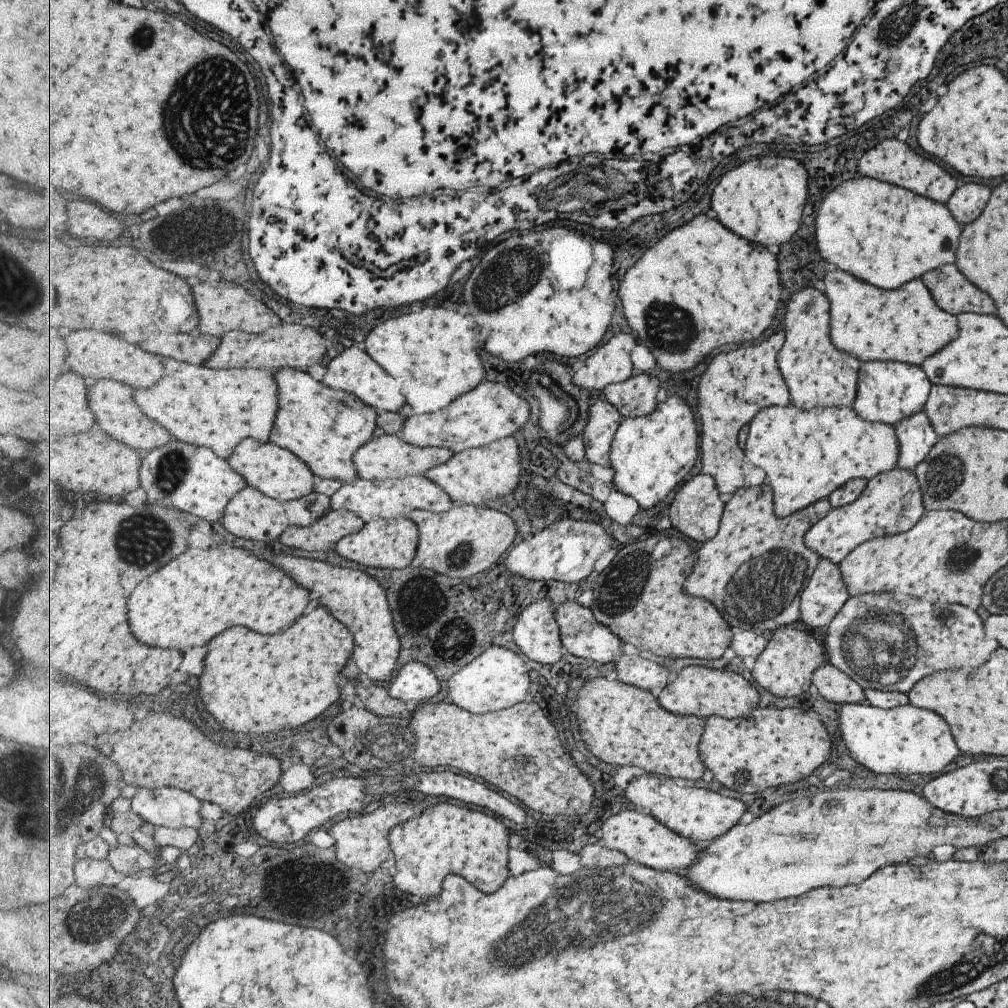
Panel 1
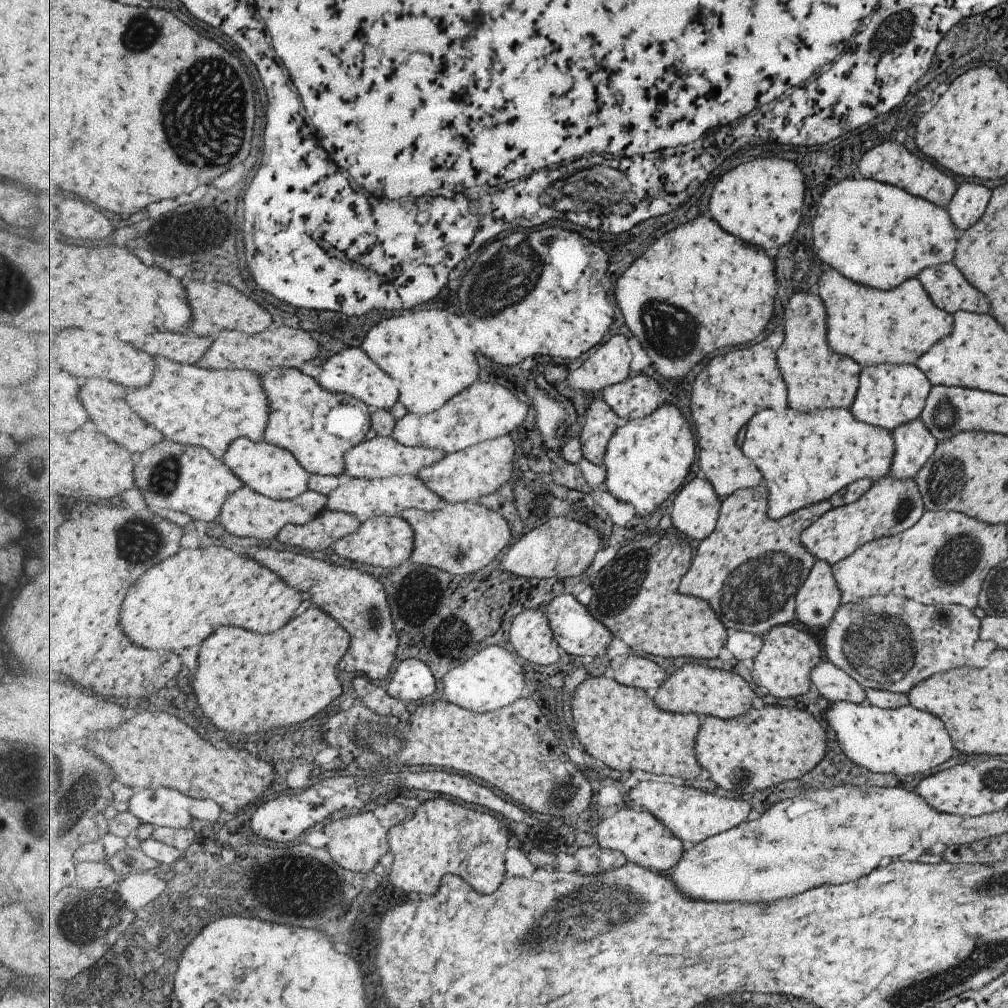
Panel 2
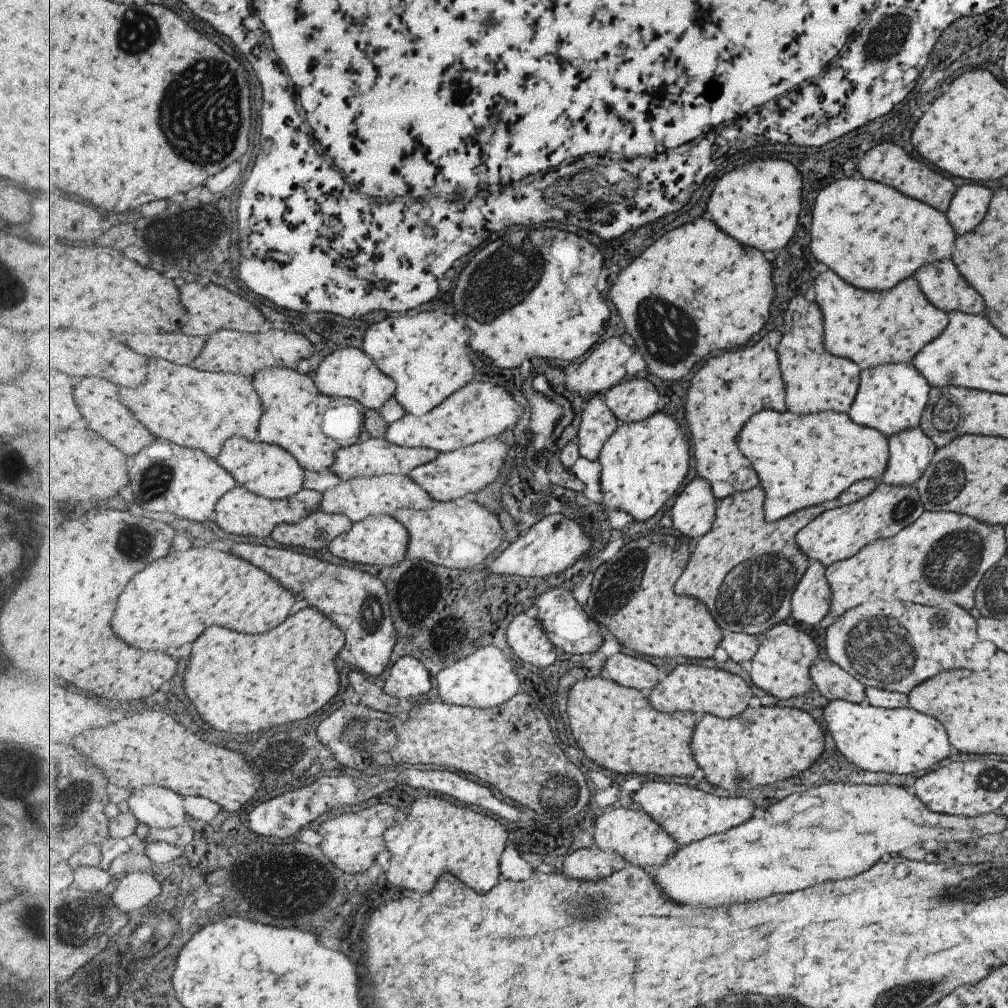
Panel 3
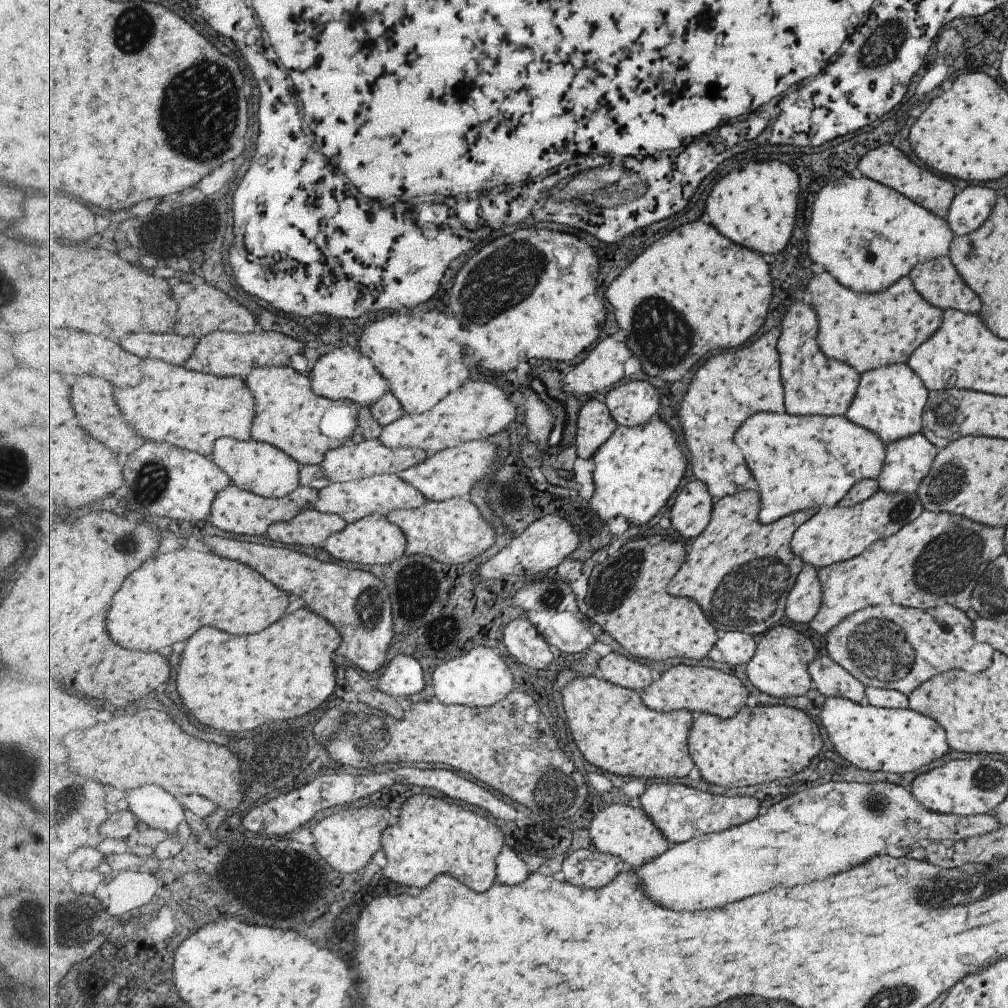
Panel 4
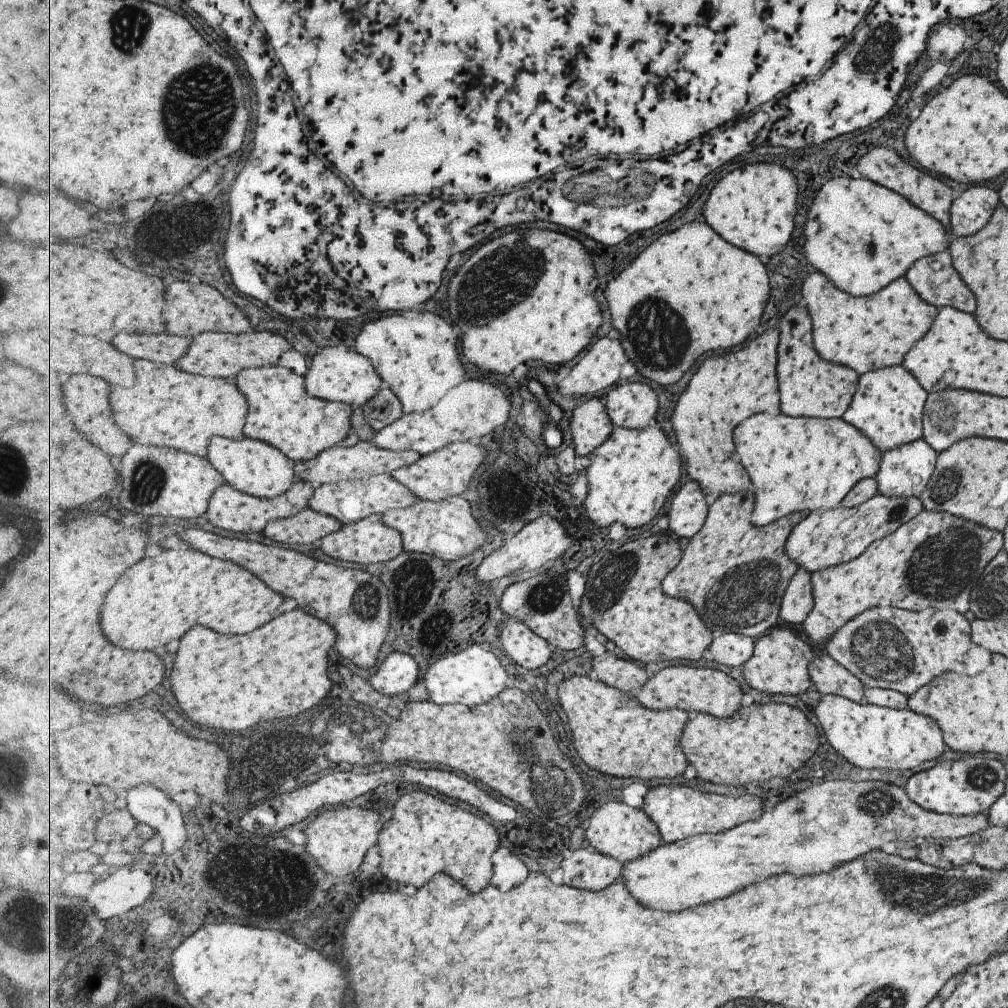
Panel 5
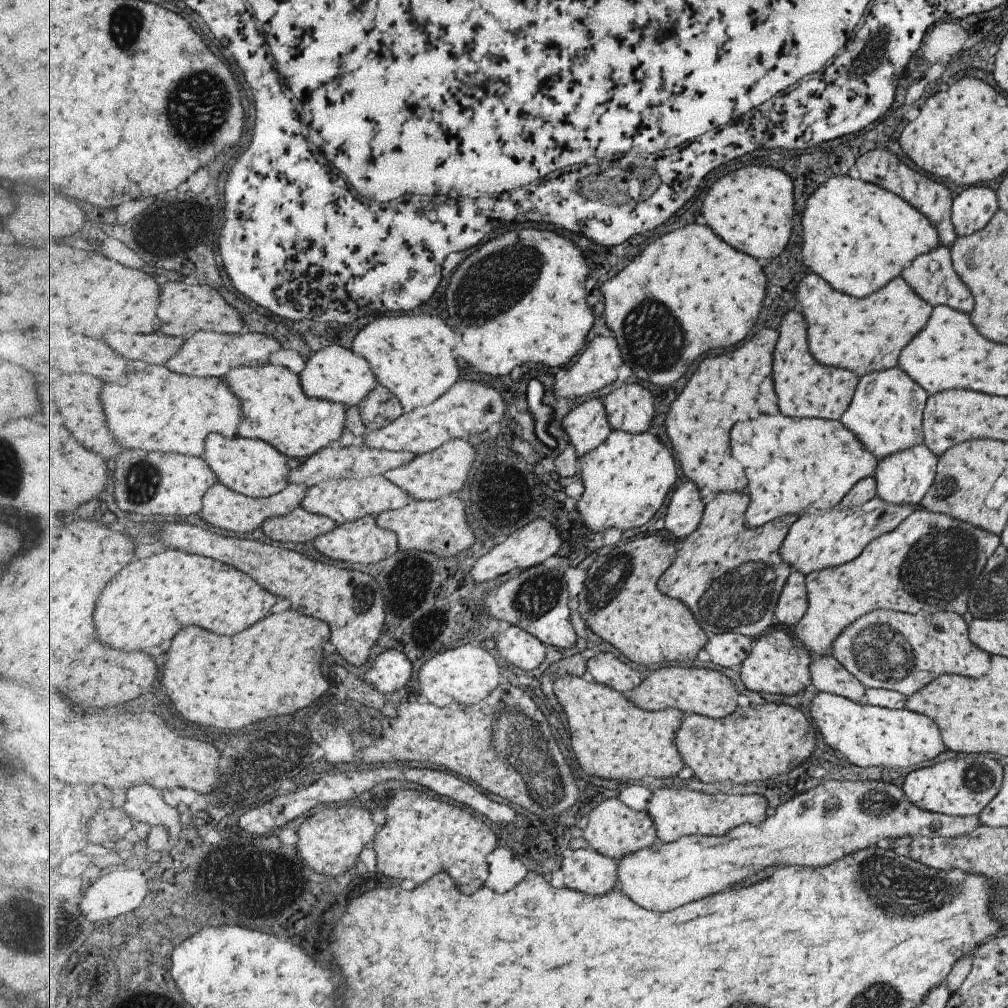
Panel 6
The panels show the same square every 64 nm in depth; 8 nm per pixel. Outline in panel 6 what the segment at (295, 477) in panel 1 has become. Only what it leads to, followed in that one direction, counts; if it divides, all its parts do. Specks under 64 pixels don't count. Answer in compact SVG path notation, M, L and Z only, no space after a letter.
M211 433L205 438L204 455L205 462L210 463L219 476L219 483L251 498L275 496L290 485L291 469L287 464L289 457L264 440L241 436L225 438L221 434Z

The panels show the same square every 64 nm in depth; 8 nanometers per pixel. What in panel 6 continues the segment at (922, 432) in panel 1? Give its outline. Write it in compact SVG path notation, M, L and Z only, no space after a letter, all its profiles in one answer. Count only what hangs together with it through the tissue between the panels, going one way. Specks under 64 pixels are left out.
M921 442L917 446L911 446L905 450L899 450L895 454L889 454L879 460L877 468L872 474L876 482L876 496L885 502L893 504L917 504L925 496L936 469L936 456Z

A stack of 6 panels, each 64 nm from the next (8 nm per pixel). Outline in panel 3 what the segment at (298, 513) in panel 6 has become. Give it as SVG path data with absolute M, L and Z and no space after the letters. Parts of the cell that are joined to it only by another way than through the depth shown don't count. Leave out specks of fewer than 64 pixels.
M318 510L300 522L280 525L271 537L283 546L300 546L317 551L350 532L353 526L354 523L345 514Z

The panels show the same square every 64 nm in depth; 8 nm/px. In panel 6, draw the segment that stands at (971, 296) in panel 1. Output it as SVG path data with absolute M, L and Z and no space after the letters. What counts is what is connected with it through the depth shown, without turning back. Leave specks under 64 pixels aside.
M939 246L931 252L914 258L907 268L901 270L901 278L907 282L907 286L911 286L911 290L915 290L915 294L919 294L931 306L945 304L945 306L951 306L953 310L961 310L961 312L971 310L971 294L967 292L967 288L963 286L963 282L959 280L953 270L950 248Z

